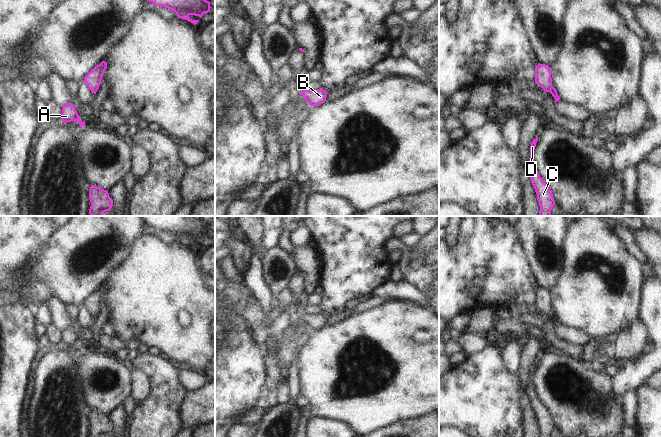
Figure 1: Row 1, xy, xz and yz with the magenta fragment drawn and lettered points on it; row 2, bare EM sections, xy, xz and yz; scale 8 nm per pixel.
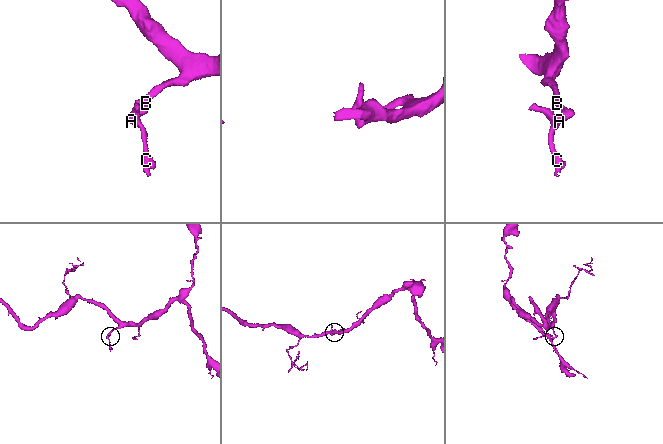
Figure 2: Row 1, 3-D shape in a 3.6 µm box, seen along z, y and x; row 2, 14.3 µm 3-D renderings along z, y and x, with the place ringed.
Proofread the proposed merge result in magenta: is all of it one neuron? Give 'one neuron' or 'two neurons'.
one neuron

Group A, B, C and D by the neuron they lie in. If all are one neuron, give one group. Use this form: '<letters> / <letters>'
A B C D

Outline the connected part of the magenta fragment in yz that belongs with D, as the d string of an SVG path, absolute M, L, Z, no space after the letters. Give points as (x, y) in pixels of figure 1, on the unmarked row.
M538 361L534 363L530 370L530 384L528 386L528 396L531 403L531 407L537 418L537 424L539 426L540 434L539 437L551 437L555 424L553 418L546 408L546 406L538 398L535 386L534 386L534 374Z

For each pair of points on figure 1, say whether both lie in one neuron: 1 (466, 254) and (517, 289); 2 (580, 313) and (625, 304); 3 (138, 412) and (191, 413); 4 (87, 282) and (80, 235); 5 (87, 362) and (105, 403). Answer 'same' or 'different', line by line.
1: same
2: same
3: different
4: same
5: same

